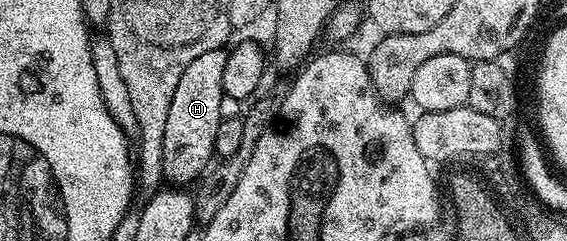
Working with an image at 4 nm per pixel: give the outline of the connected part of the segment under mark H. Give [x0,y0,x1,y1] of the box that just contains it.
[164,49,227,184]

